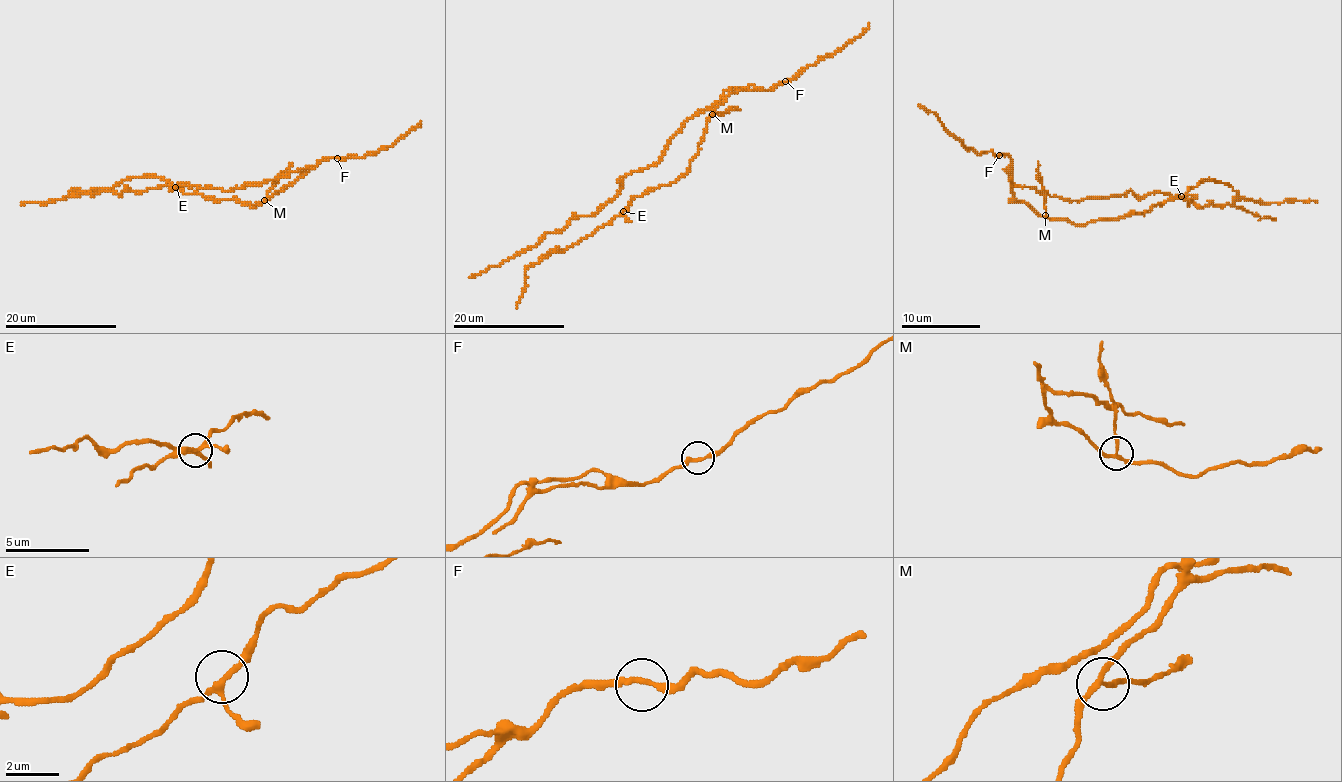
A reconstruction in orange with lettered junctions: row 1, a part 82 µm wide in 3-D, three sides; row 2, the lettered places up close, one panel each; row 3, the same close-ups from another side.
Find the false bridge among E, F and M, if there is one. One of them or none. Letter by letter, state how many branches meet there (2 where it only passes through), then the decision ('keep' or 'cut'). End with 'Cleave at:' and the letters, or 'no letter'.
E: 3 | keep
F: 2 | keep
M: 3 | cut
Cleave at: M

